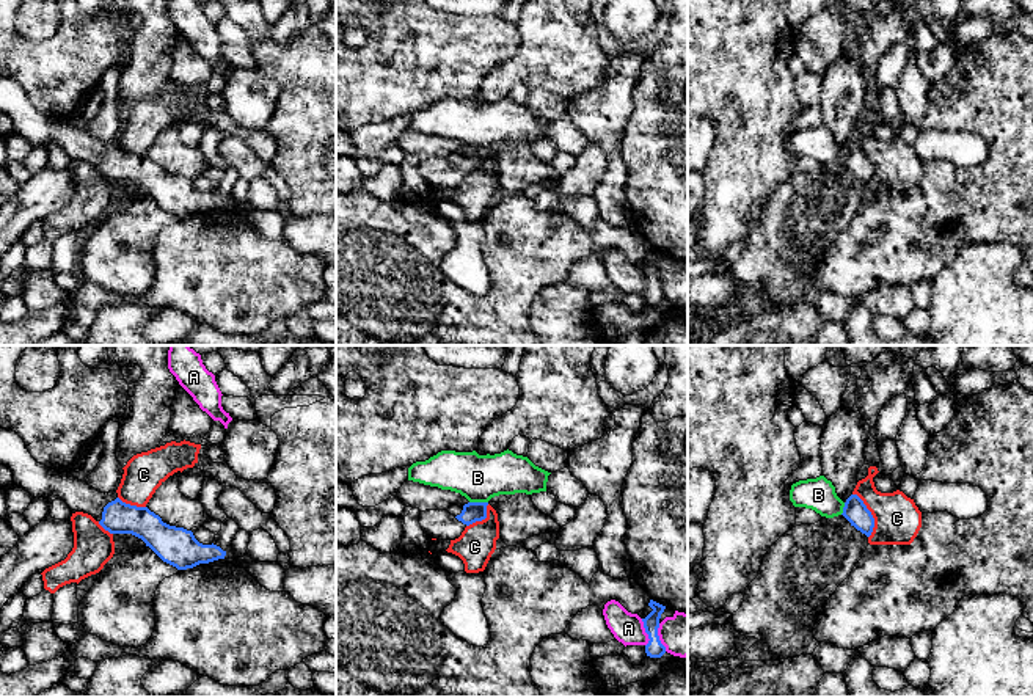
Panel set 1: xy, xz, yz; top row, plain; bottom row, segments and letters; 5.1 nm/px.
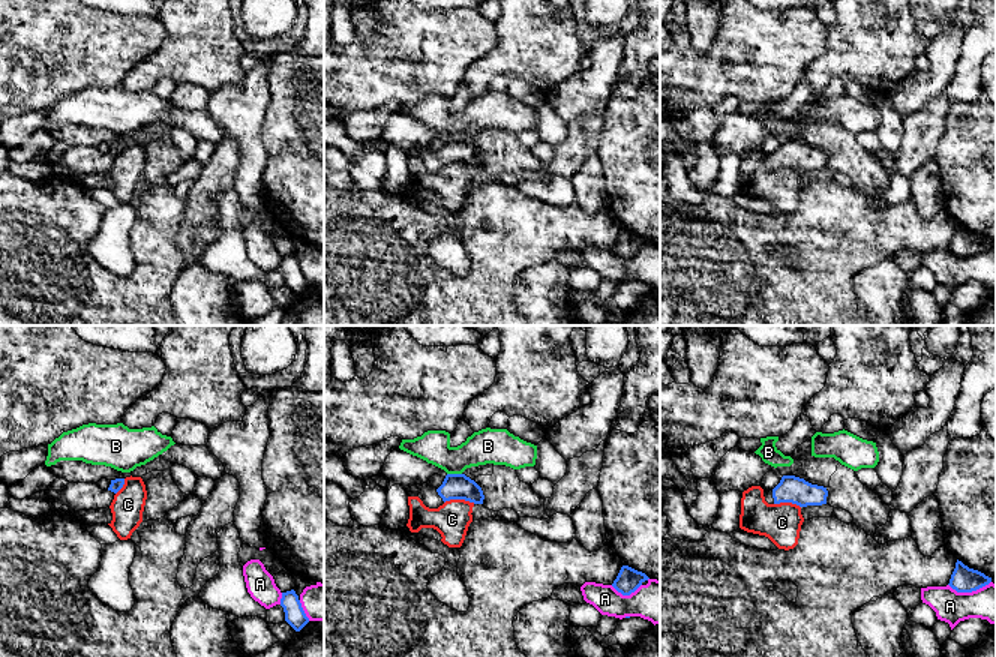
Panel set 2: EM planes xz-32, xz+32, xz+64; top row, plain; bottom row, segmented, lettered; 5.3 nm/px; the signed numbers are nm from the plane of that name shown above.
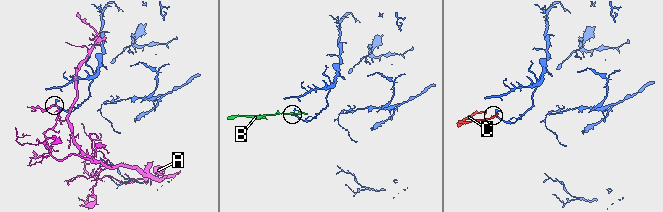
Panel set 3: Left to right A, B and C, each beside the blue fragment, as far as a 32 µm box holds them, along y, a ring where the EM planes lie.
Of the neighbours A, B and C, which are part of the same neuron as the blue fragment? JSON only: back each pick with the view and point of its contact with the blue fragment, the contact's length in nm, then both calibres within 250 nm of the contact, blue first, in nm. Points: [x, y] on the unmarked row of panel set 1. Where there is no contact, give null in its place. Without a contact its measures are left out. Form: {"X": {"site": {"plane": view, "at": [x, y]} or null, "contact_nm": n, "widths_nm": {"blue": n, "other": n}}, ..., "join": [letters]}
{"join": []}

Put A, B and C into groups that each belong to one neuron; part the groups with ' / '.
A / B / C

